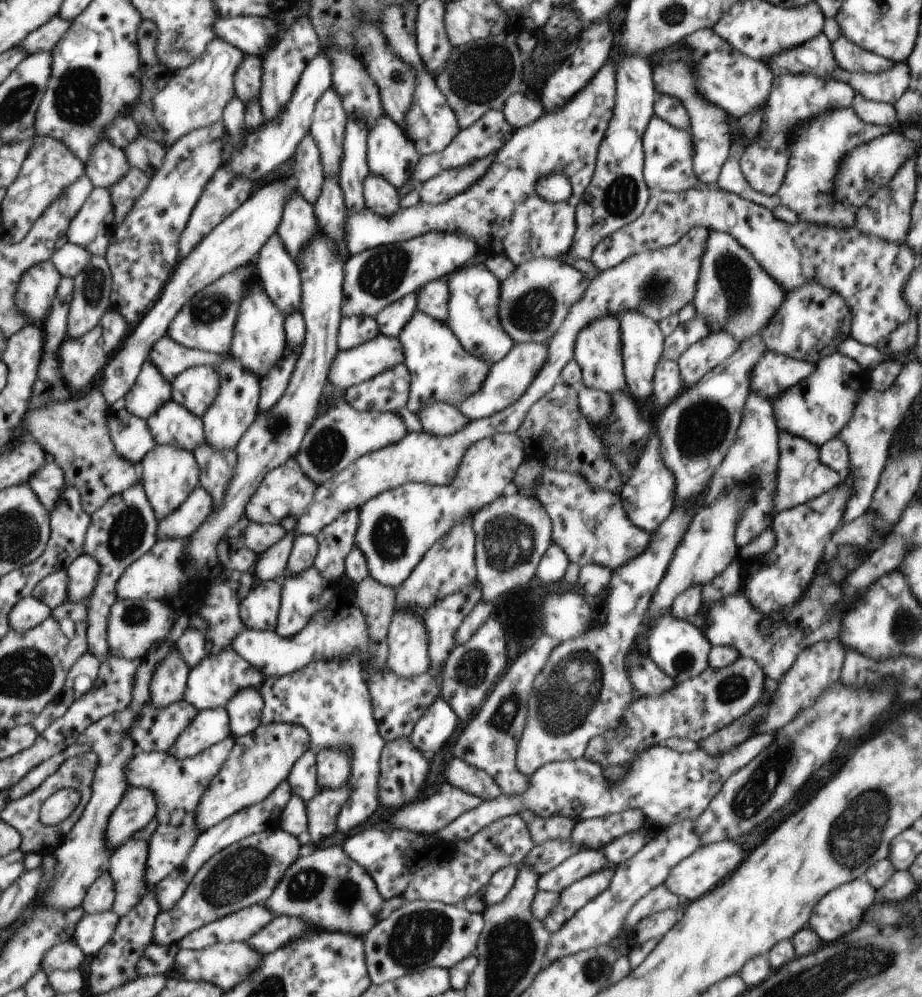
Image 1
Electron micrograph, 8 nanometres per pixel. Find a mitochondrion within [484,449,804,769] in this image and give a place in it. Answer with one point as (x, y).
(570, 693)

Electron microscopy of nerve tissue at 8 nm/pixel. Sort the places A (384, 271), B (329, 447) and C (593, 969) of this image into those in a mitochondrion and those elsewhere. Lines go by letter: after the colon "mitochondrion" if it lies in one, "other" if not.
A: mitochondrion
B: mitochondrion
C: mitochondrion

